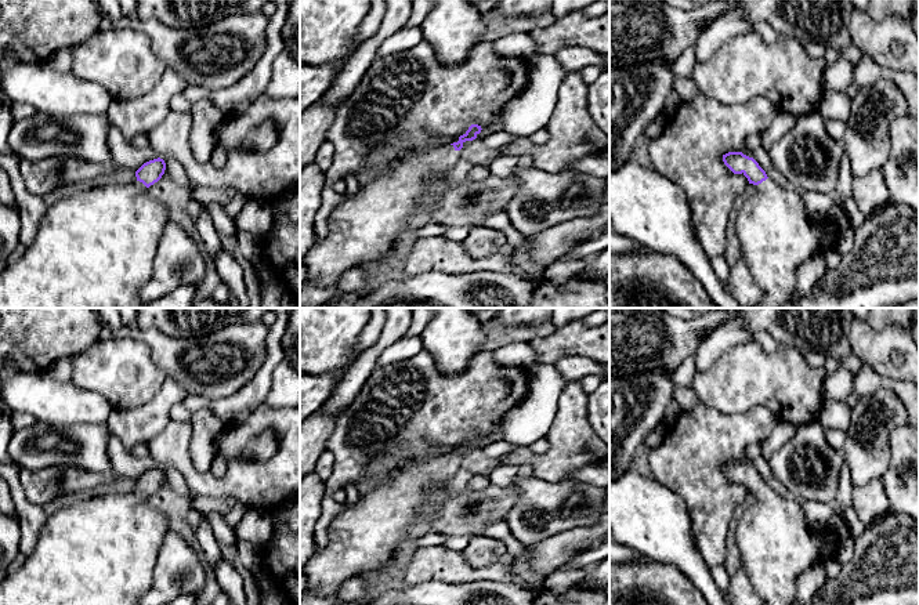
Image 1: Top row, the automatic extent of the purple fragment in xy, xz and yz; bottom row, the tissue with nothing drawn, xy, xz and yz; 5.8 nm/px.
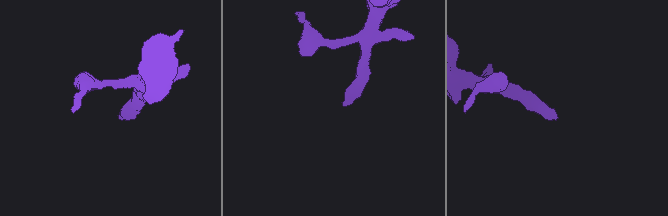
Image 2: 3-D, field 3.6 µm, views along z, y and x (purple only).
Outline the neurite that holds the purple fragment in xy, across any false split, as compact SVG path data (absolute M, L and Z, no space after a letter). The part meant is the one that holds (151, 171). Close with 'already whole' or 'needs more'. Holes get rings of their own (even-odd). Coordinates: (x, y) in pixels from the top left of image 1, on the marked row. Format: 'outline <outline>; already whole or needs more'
outline M158 157L144 163L130 184L93 182L47 207L23 257L0 271L0 308L145 308L140 289L152 279L153 246L167 225L167 209L148 193L148 188L164 170L164 160Z; needs more

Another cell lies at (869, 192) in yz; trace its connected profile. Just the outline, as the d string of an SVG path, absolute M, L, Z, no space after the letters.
M880 169L853 180L853 195L857 207L866 217L890 202L889 188Z

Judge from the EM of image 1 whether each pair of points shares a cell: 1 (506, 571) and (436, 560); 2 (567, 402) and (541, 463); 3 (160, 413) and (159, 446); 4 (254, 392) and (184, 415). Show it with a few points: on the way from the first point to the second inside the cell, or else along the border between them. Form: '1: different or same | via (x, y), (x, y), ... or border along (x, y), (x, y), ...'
1: same | via (488, 572), (459, 572), (453, 569)
2: same | via (567, 417), (567, 439), (556, 450)
3: different | border along (172, 420), (145, 442)
4: different | border along (181, 404), (191, 413)

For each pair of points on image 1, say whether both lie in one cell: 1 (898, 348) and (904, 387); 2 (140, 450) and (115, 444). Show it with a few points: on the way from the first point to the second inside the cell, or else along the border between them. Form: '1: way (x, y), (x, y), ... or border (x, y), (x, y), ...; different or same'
1: border (872, 368), (883, 376), (904, 381); different
2: border (129, 452), (148, 457); different

